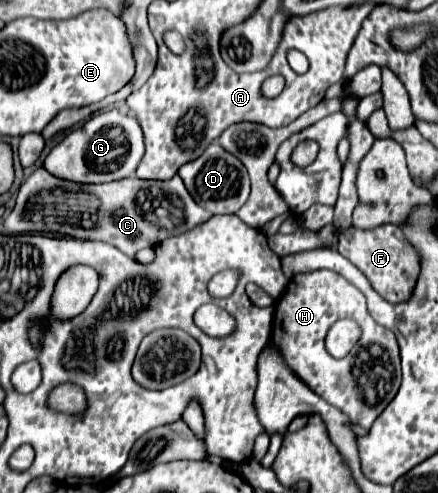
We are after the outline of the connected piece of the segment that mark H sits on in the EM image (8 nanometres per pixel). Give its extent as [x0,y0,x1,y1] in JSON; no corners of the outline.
[271,270,401,428]

